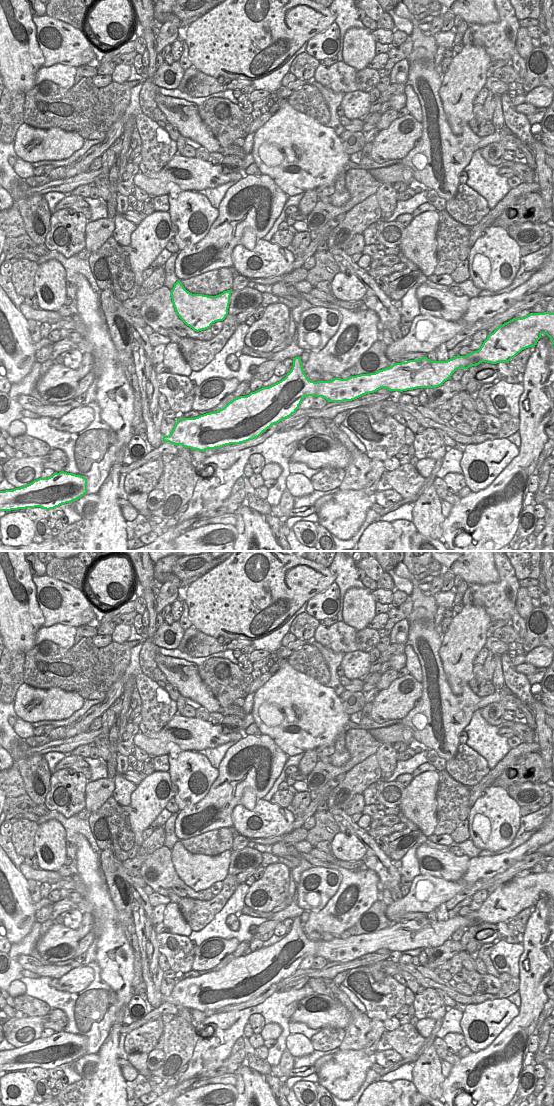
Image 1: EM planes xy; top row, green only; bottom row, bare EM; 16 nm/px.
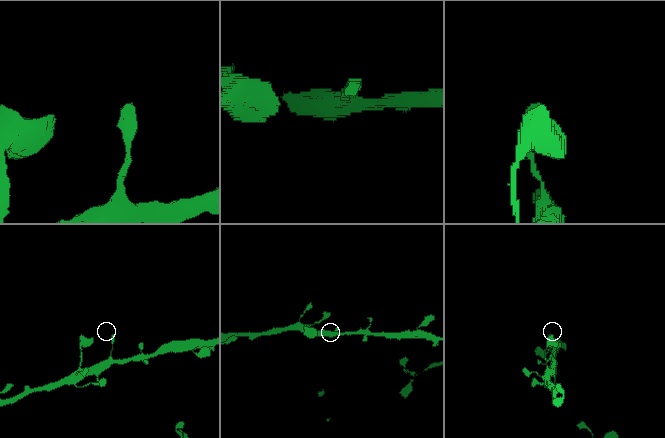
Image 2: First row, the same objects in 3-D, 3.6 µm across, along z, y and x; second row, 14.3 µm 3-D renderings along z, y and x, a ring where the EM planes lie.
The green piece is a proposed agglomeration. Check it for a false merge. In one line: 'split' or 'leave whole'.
leave whole

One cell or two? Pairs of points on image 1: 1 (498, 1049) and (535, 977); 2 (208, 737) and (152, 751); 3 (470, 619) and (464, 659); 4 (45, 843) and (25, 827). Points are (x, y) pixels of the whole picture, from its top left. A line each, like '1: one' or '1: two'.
1: one
2: one
3: one
4: two

